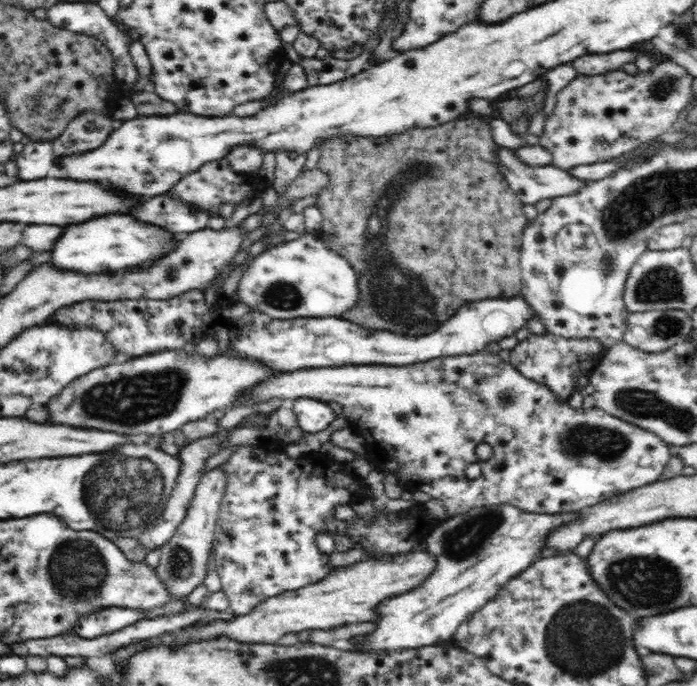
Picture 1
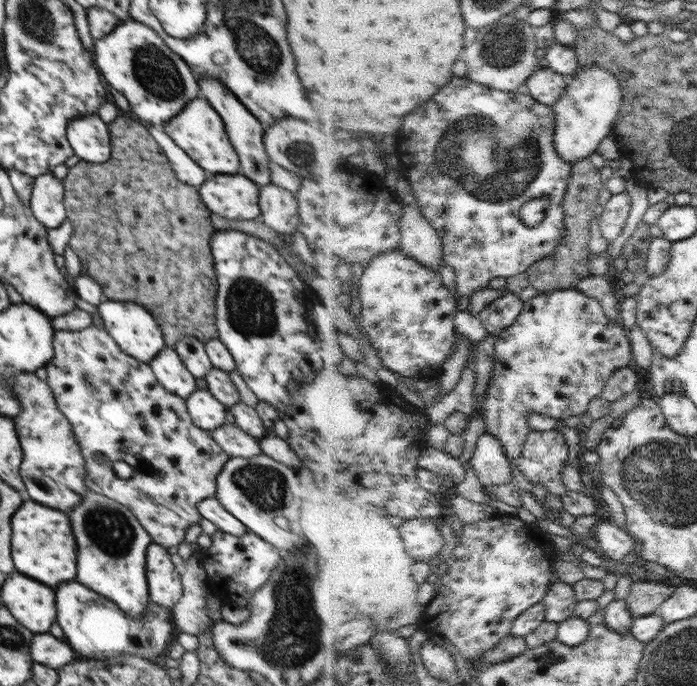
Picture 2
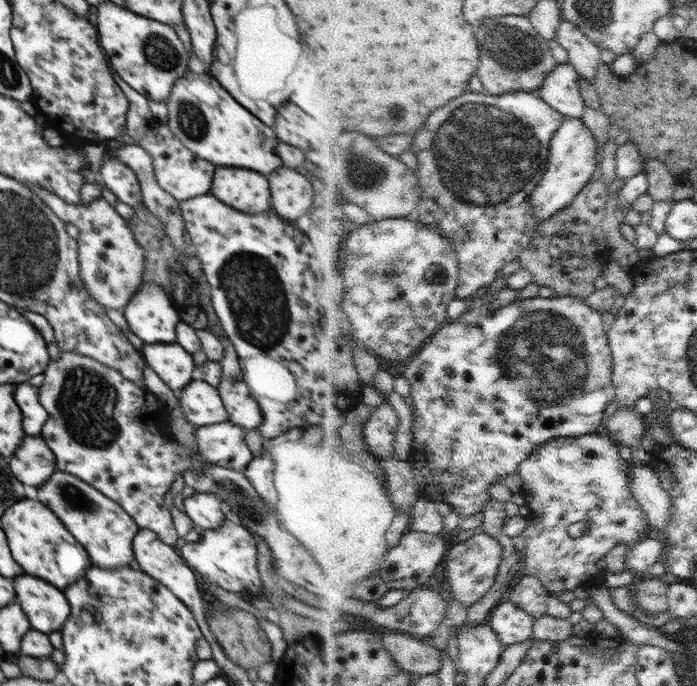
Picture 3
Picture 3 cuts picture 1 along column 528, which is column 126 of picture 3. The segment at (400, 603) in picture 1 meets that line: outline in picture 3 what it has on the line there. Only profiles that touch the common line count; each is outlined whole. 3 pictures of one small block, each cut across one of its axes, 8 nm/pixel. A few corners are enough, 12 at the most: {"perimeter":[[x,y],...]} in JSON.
{"perimeter":[[58,470],[38,488],[94,566],[140,569],[140,528],[117,502]]}

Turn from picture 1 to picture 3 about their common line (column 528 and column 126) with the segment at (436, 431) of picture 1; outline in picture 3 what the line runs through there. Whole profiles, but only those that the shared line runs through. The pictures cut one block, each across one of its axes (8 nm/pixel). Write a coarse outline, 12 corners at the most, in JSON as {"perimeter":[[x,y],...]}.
{"perimeter":[[62,350],[40,386],[57,470],[174,546],[192,468],[162,400]]}

